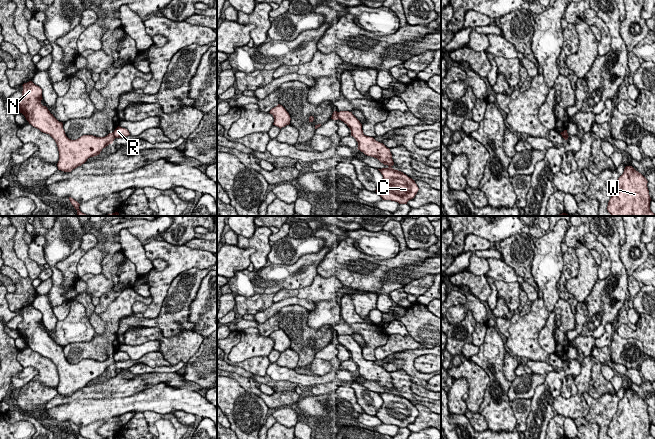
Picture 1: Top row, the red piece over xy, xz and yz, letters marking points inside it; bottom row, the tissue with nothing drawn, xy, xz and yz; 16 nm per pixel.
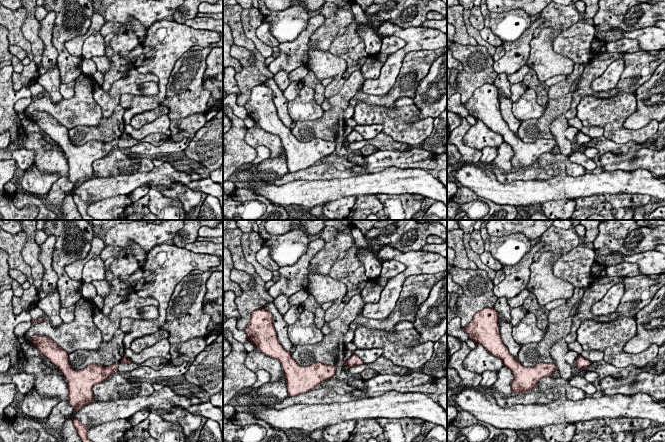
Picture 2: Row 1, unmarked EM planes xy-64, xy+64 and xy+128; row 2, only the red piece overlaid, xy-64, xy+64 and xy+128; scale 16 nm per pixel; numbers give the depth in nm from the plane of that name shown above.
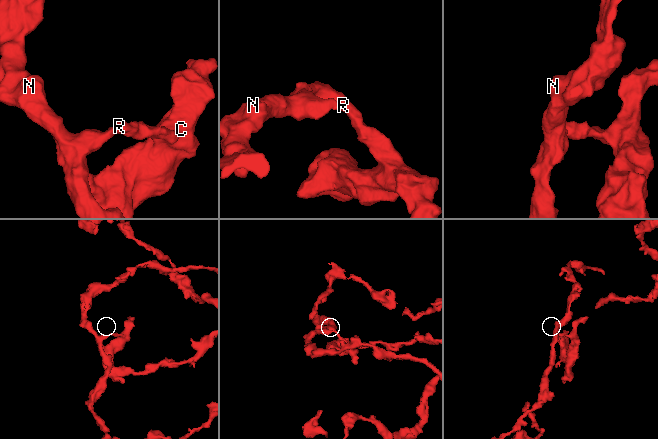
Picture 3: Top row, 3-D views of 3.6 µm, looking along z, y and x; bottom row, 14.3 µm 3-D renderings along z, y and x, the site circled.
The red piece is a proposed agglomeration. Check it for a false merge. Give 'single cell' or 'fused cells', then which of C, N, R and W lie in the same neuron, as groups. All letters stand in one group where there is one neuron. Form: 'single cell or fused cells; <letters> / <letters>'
fused cells; C R W / N

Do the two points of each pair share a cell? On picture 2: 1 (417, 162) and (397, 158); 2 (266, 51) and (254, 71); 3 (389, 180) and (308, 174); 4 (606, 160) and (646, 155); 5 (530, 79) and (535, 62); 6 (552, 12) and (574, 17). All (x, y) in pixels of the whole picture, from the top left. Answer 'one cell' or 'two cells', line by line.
1: one cell
2: two cells
3: two cells
4: one cell
5: two cells
6: one cell

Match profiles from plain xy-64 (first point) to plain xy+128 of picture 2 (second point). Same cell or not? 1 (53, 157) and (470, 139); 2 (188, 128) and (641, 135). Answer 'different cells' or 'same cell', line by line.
1: same cell
2: same cell

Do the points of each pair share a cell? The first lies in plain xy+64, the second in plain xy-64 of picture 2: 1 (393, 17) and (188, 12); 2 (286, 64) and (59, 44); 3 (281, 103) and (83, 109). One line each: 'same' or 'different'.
1: same
2: different
3: different

